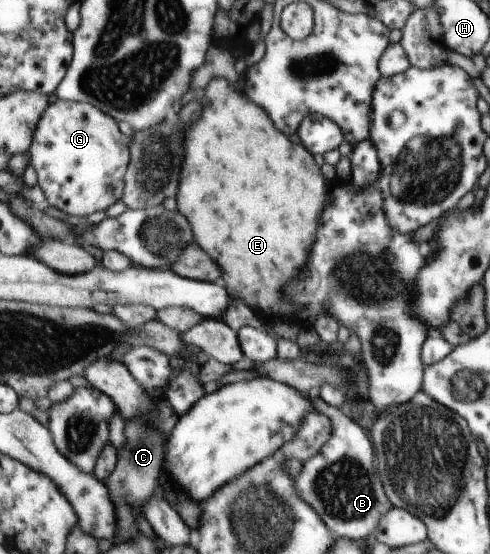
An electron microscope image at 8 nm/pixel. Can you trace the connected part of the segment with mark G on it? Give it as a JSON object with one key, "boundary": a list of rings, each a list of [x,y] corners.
{"boundary":[[[55,97],[37,126],[28,156],[48,203],[63,213],[82,217],[105,211],[121,199],[125,174],[132,164],[129,148],[113,116],[90,103]]]}

